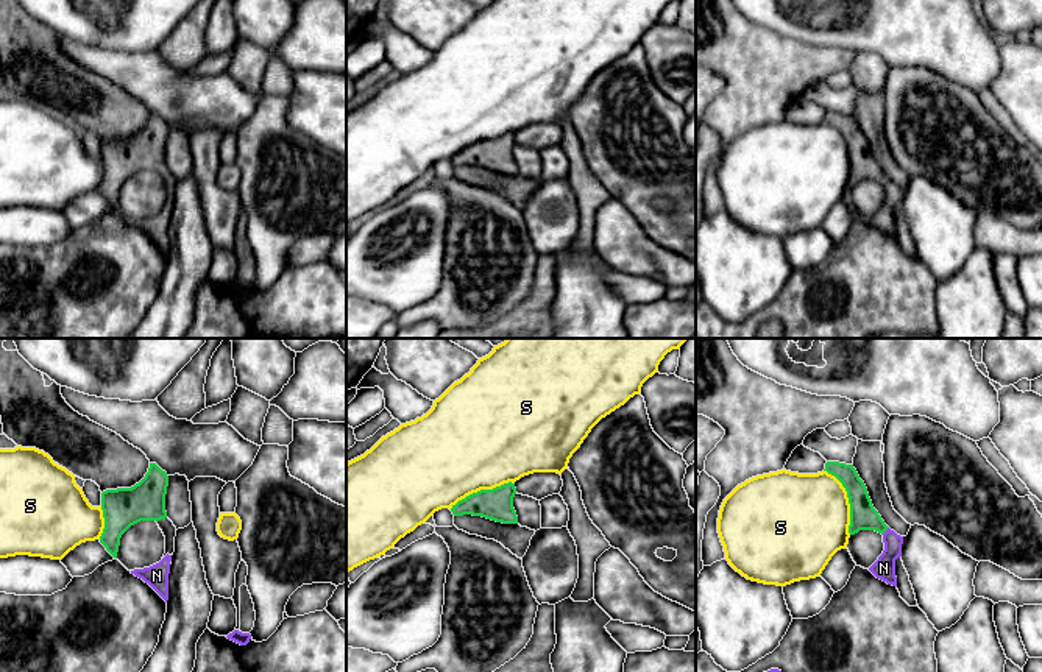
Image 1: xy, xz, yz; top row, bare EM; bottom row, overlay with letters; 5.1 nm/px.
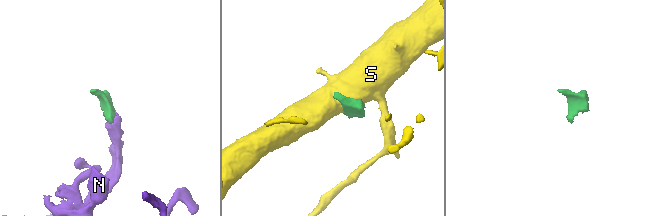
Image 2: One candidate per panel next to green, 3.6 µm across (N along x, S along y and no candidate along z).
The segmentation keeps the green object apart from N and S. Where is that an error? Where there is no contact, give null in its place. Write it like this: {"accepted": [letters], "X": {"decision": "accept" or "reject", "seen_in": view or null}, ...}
{"accepted": ["N"], "N": {"decision": "accept", "seen_in": "yz"}, "S": {"decision": "reject", "seen_in": "yz"}}

